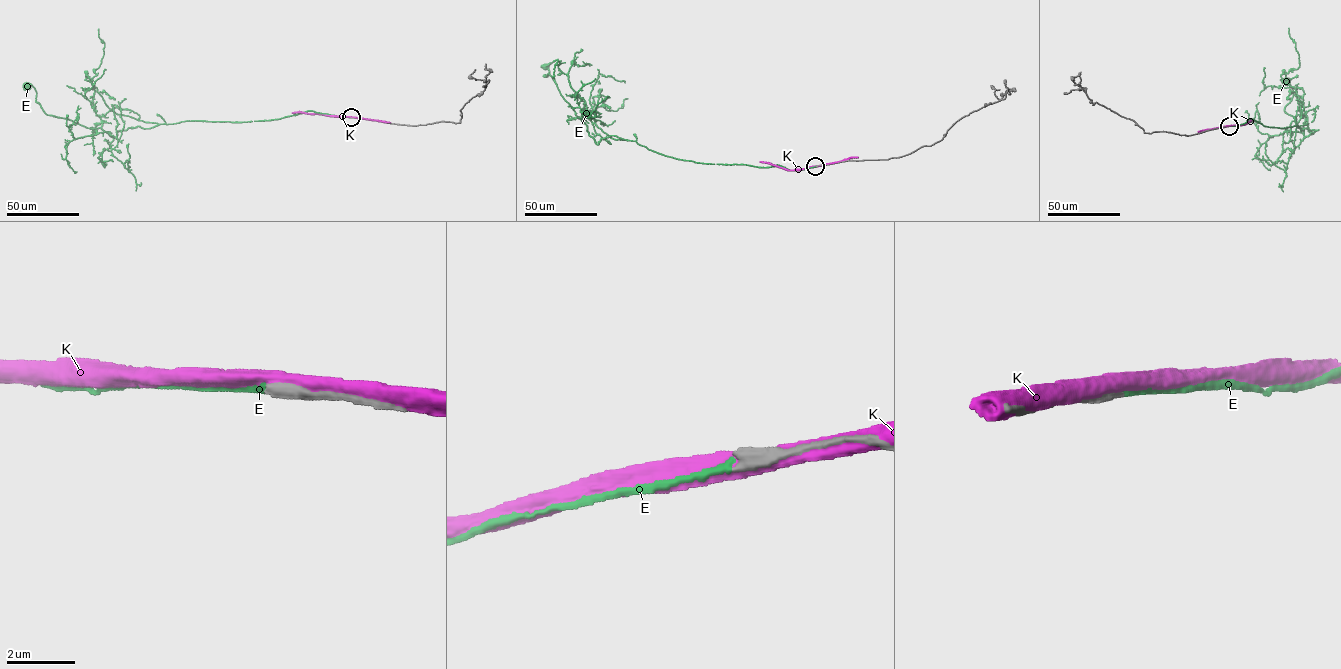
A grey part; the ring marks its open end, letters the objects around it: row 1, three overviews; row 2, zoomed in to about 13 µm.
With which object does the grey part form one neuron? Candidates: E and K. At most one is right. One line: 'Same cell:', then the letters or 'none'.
Same cell: E

